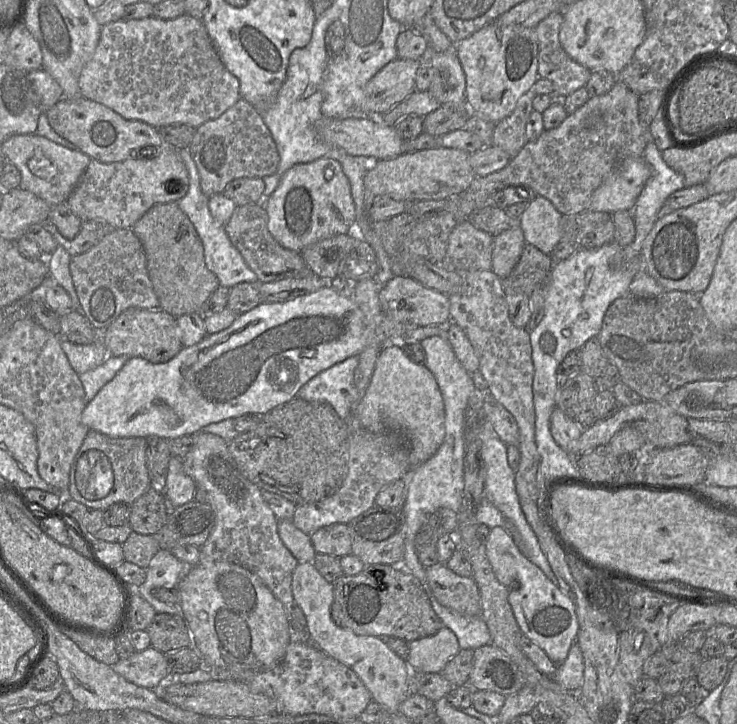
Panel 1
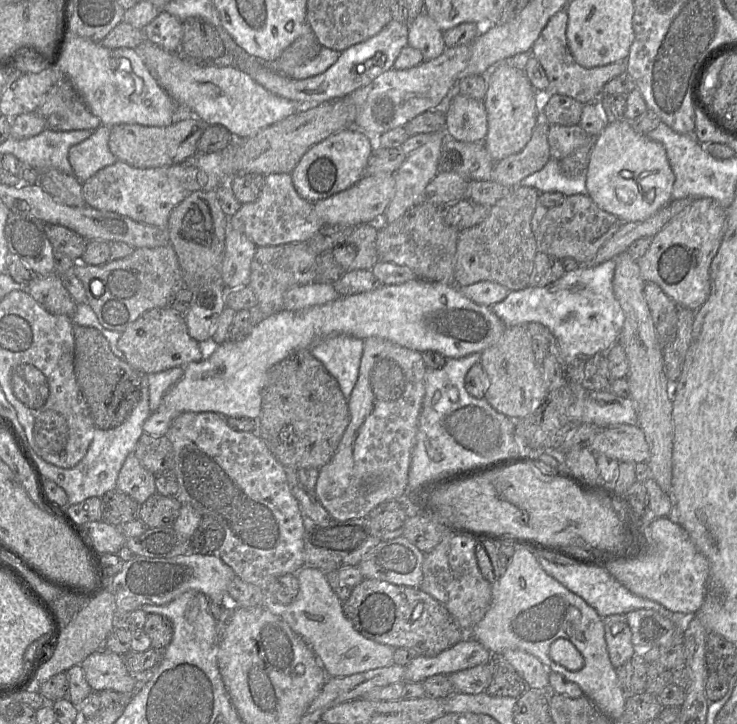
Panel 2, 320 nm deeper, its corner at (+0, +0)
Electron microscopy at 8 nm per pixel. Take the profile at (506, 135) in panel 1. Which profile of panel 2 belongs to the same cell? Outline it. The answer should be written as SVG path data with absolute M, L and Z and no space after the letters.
M537 123L521 151L495 162L491 180L514 188L521 180L542 169L551 159L548 127L548 123Z

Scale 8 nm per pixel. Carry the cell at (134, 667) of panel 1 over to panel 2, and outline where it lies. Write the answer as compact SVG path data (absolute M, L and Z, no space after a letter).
M101 649L86 657L80 666L93 691L113 690L122 695L136 693L137 677L128 671L119 654Z

